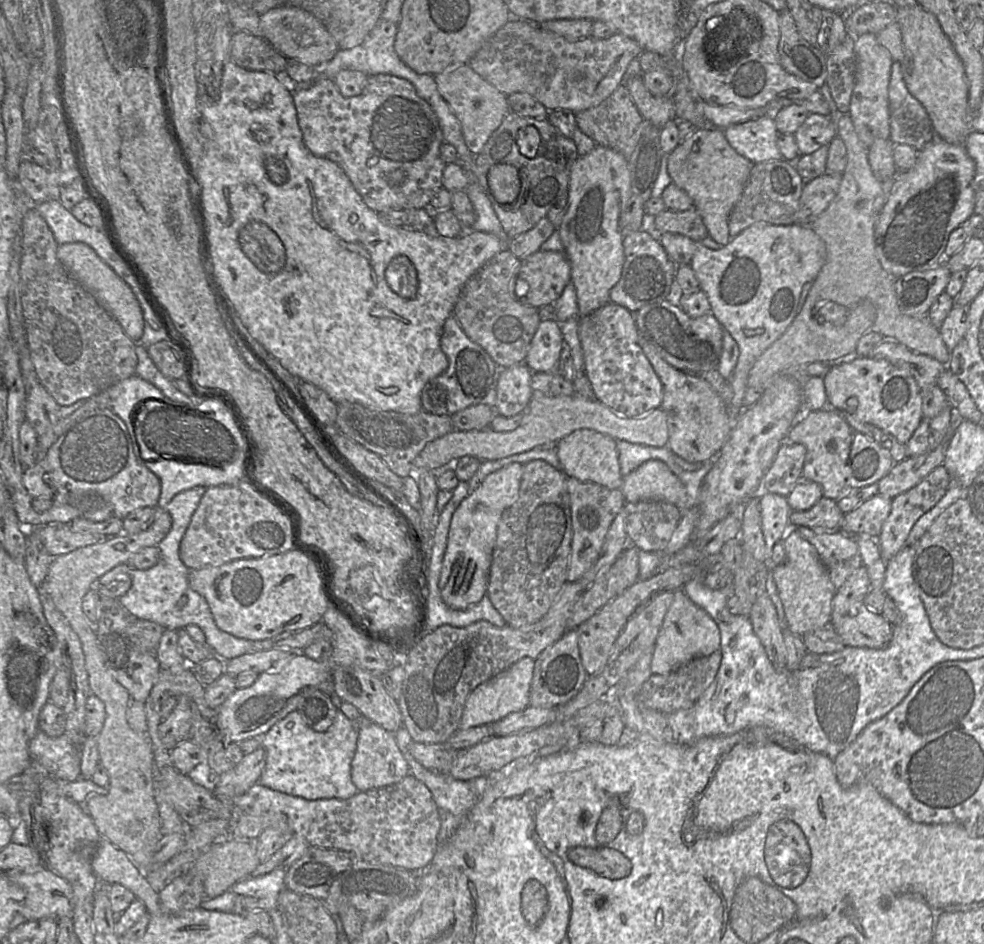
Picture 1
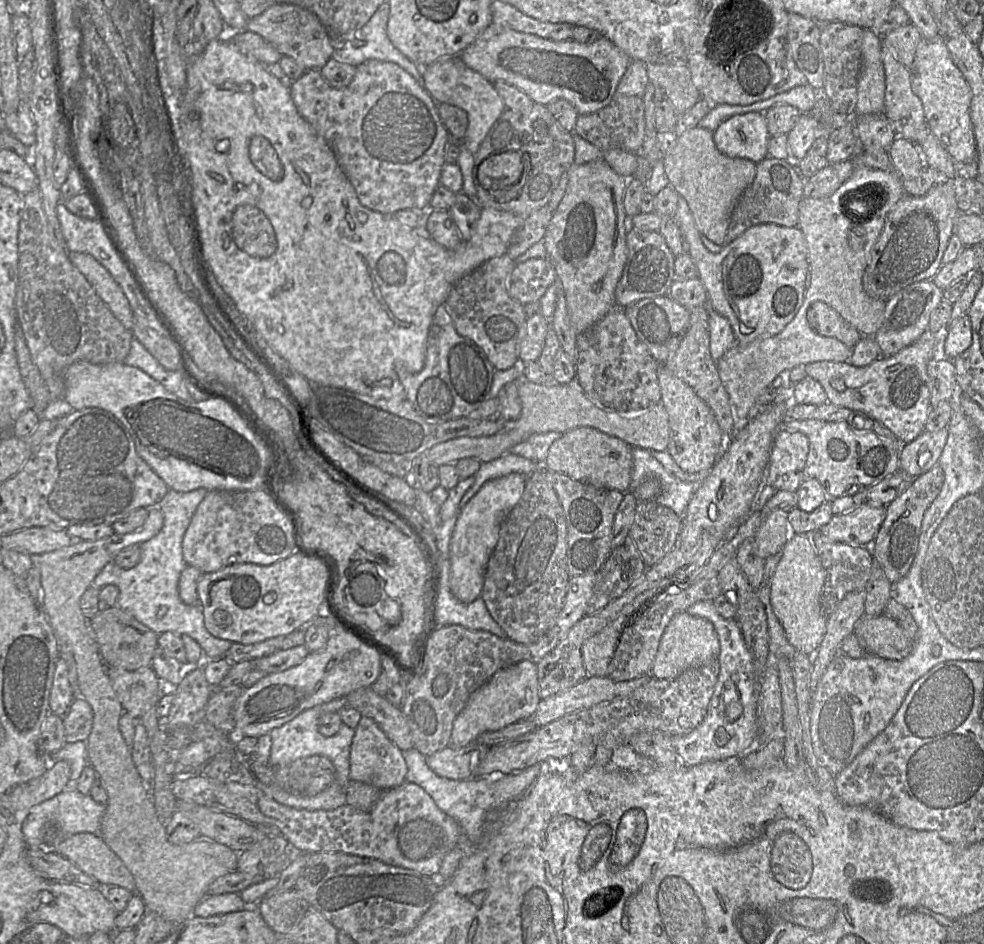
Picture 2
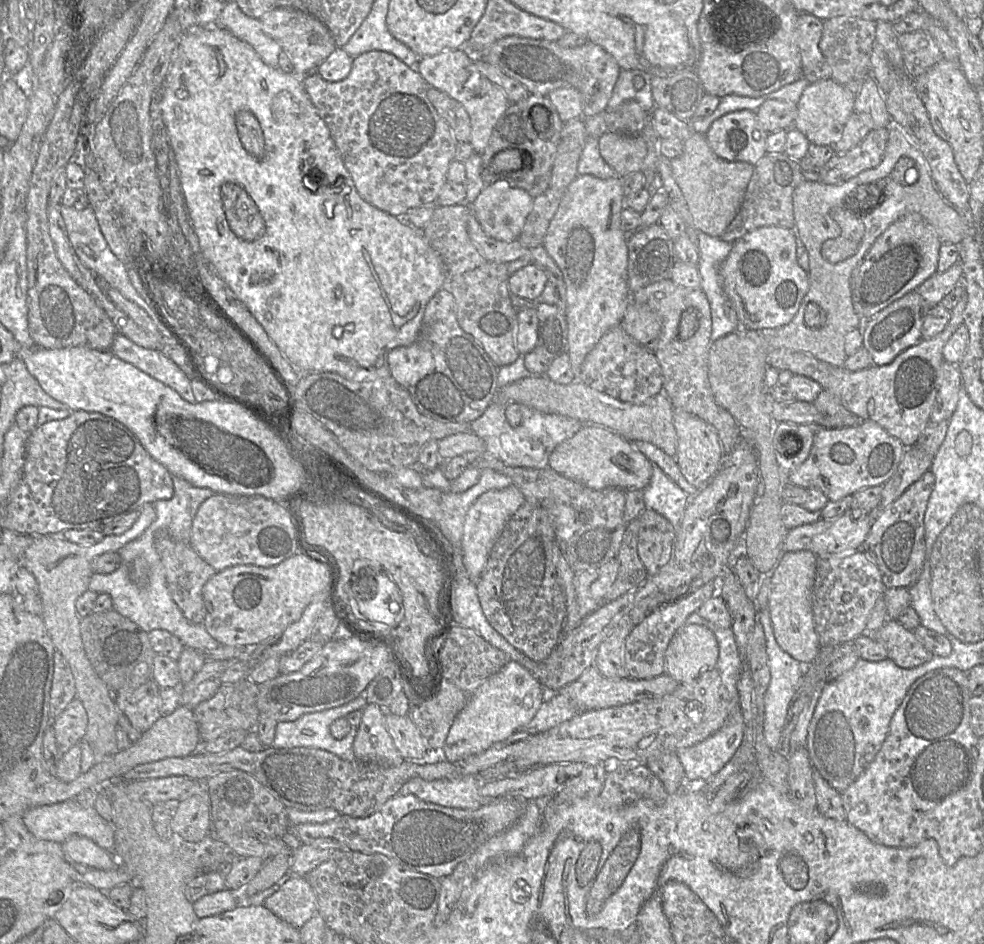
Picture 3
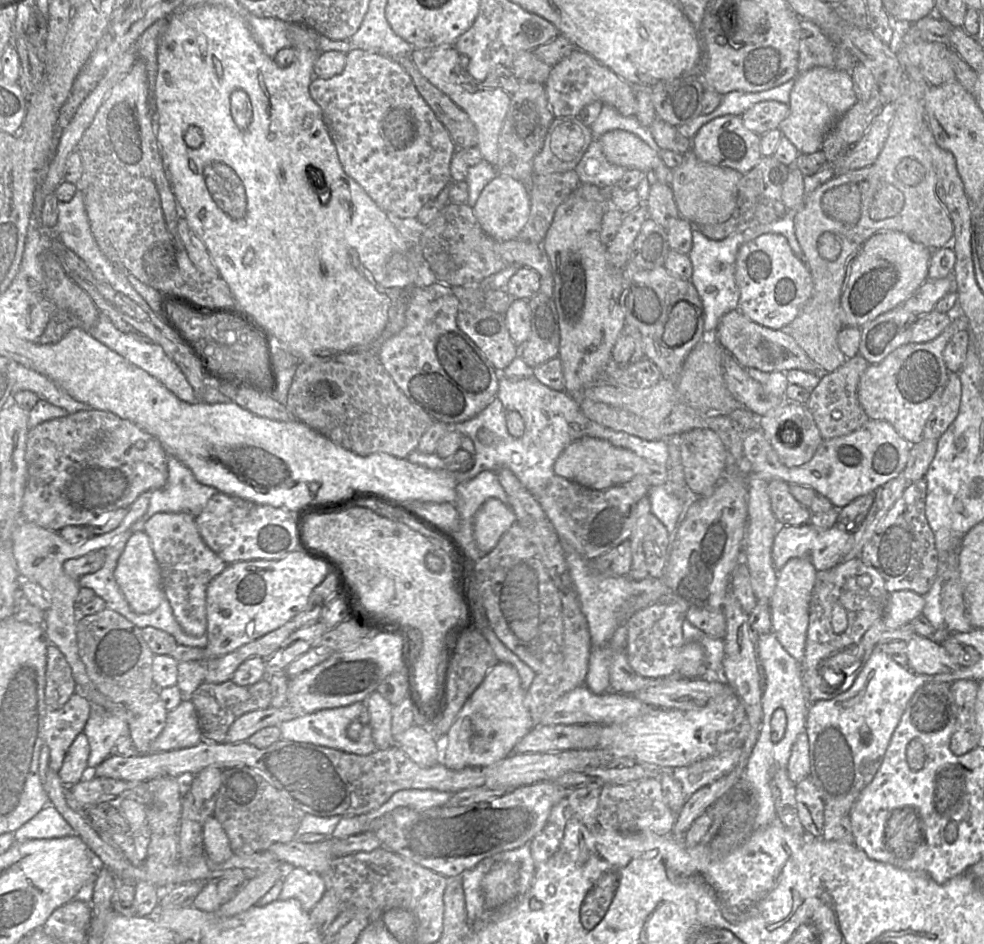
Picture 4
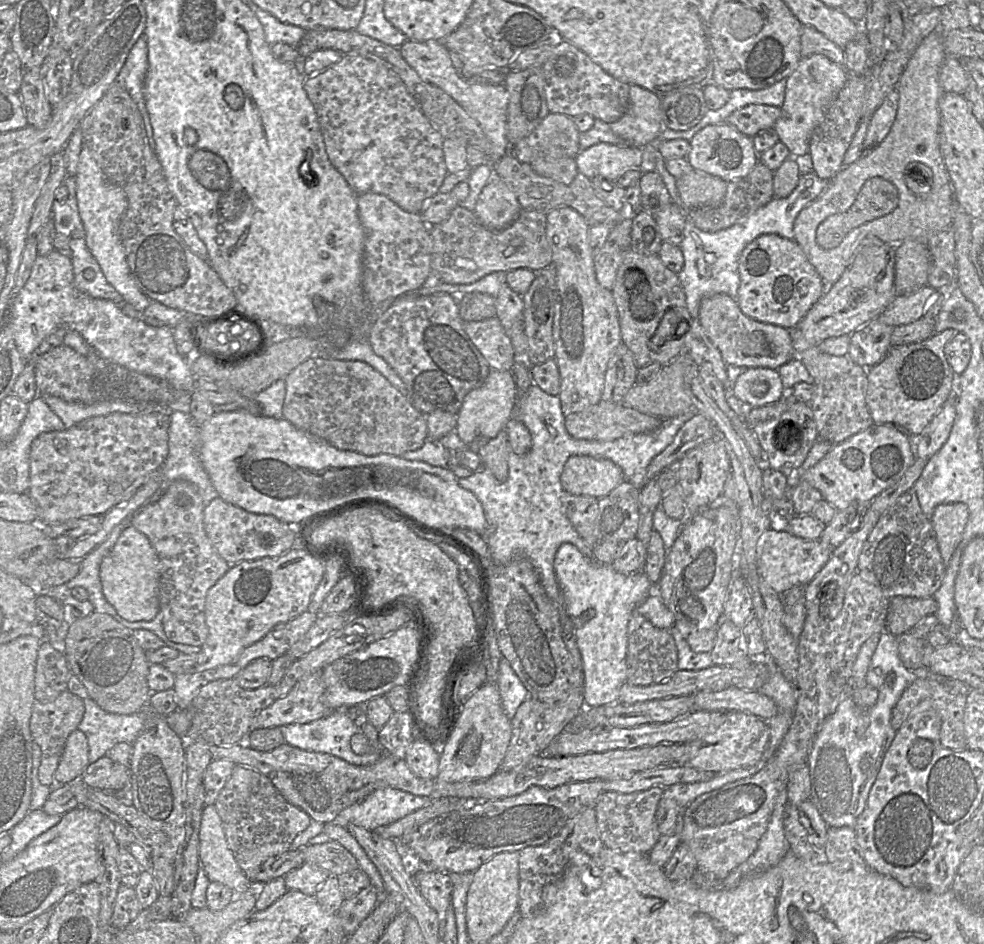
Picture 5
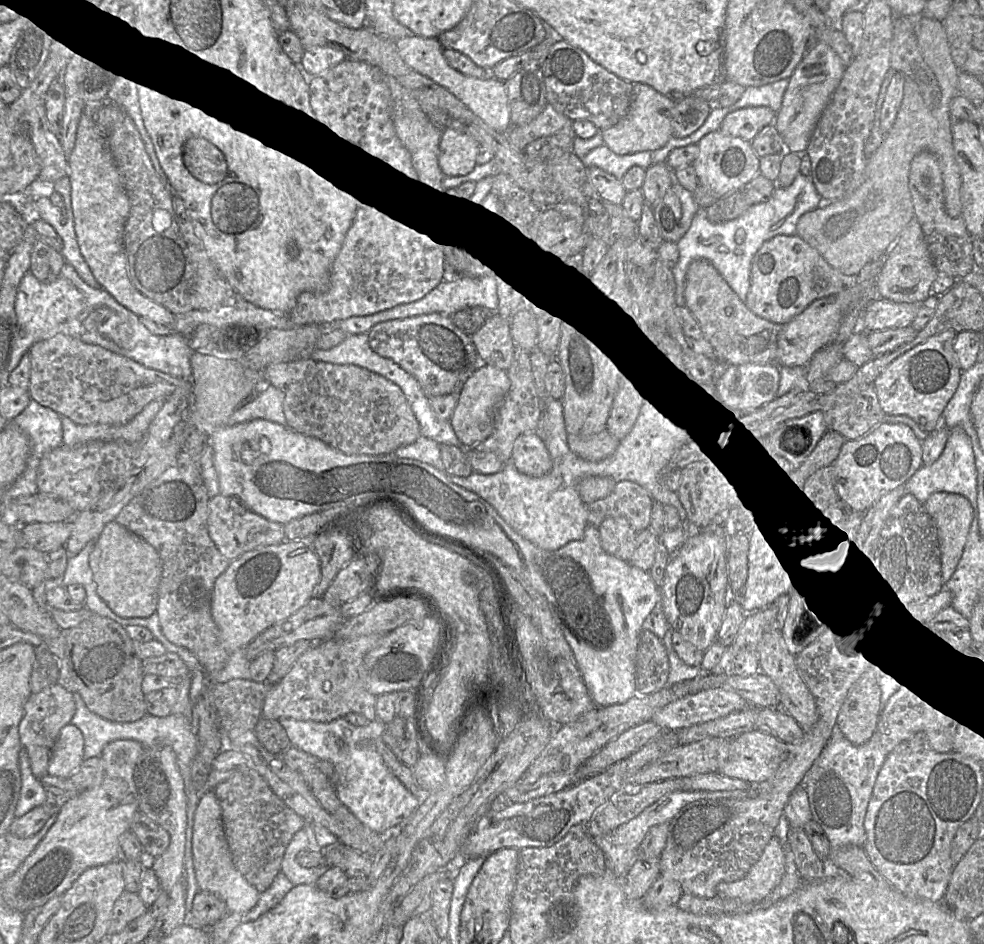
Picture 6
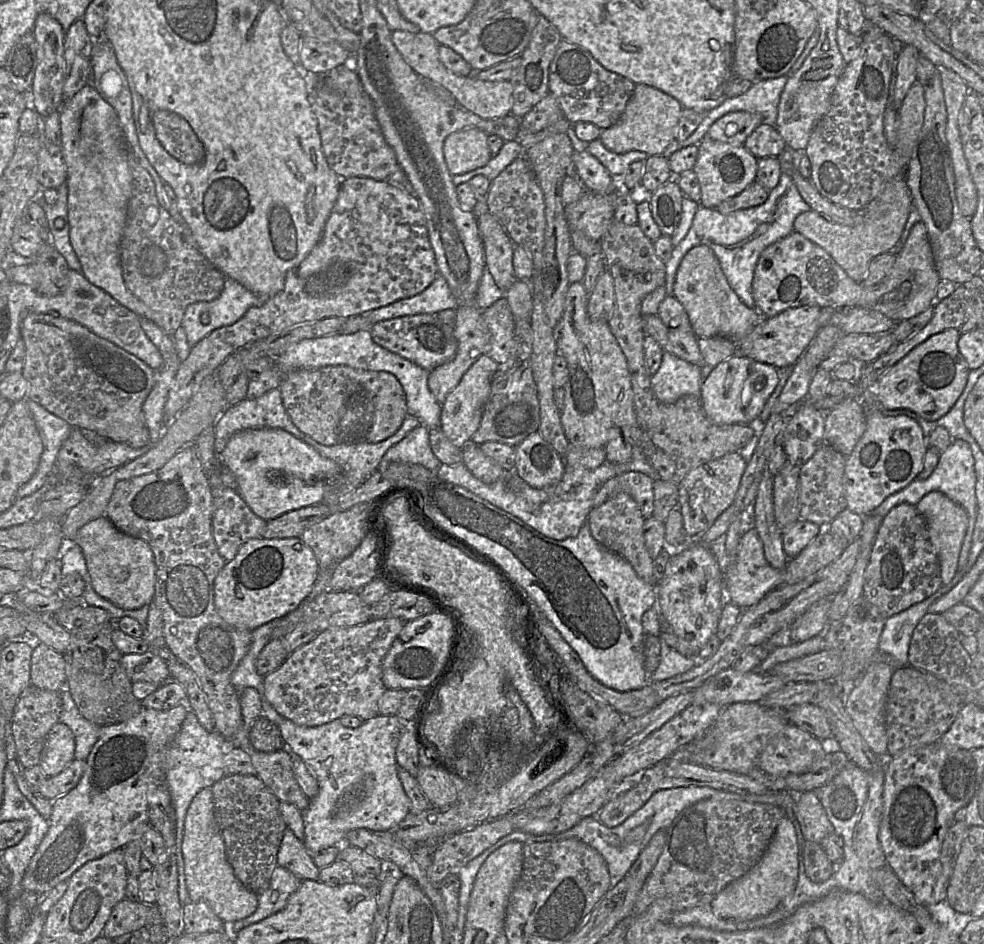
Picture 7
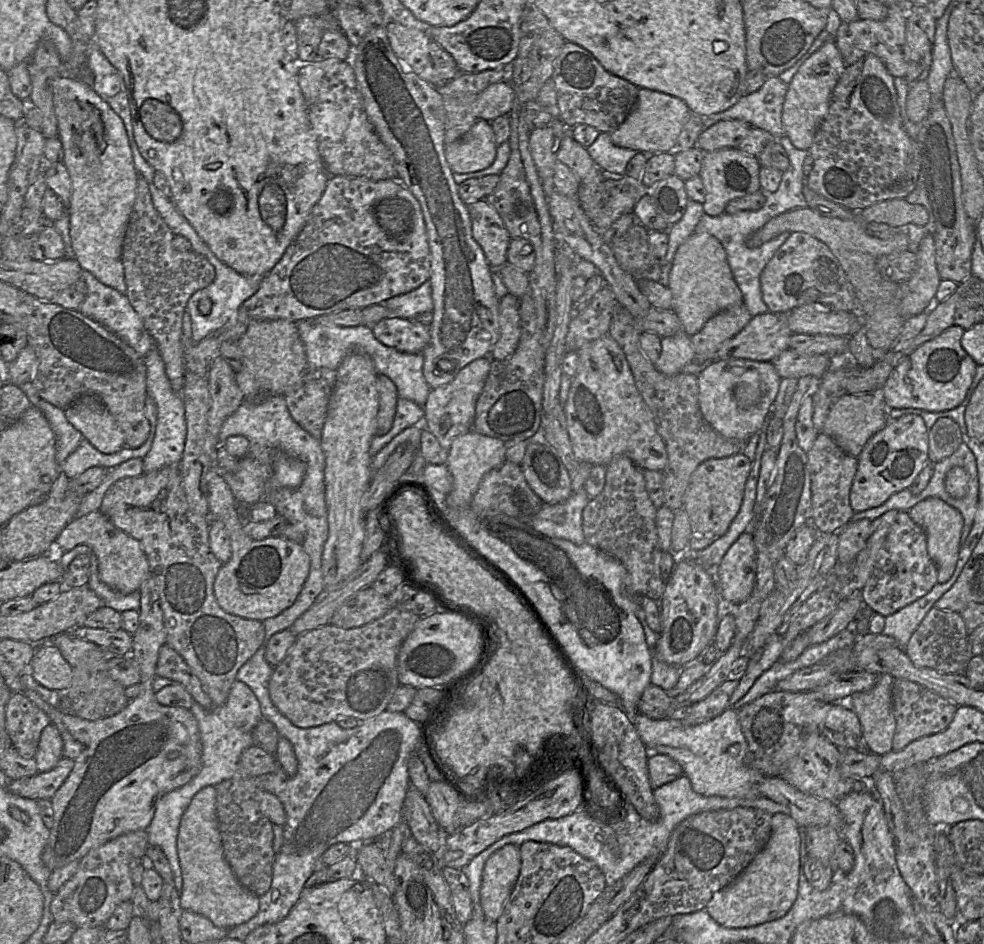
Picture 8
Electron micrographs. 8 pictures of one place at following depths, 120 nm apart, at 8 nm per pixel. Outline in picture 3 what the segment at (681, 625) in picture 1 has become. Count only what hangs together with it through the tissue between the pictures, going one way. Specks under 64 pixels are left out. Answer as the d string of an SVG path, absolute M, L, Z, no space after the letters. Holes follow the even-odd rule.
M684 624L673 635L665 652L665 674L678 683L690 682L715 668L718 645L713 632L701 625Z

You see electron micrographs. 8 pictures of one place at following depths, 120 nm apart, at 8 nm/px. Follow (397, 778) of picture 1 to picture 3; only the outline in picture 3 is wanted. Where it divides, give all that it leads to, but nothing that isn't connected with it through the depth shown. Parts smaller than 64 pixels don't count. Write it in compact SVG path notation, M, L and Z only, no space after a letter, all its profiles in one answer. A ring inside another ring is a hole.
M367 703L353 742L355 758L386 766L399 766L405 760L397 750L386 727L386 710Z

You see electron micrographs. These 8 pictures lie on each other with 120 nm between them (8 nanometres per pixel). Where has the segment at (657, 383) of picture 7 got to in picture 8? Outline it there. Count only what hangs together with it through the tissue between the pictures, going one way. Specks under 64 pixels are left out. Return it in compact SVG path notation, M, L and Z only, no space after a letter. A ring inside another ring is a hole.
M683 331L670 337L662 337L660 343L661 353L654 366L665 375L673 376L683 372L683 368L695 359L690 336Z

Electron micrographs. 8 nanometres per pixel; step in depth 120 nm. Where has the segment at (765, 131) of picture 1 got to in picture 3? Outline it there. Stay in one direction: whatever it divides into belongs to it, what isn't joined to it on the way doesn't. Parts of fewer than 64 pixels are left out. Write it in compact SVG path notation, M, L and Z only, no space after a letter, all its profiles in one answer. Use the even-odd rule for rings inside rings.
M739 110L716 119L704 134L711 150L726 161L755 165L766 154L767 132L754 111Z

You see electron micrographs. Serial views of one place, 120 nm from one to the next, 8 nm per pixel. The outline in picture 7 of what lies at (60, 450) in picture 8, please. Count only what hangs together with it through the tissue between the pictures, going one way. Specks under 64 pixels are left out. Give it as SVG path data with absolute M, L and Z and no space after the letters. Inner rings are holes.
M27 397L27 404L43 442L43 452L34 475L17 491L17 498L23 498L38 491L55 470L60 448L69 437L73 426L63 418L51 413L39 403Z

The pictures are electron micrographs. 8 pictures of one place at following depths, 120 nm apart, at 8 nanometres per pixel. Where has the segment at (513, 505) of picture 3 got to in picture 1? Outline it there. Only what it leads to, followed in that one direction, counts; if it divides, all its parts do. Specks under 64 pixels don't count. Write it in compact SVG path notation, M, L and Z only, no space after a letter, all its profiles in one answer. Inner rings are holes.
M513 462L489 474L476 491L468 495L454 512L439 580L441 598L448 607L455 610L465 610L478 604L487 596L490 566L497 540L498 523L502 513L518 499L522 474L523 465L517 462Z

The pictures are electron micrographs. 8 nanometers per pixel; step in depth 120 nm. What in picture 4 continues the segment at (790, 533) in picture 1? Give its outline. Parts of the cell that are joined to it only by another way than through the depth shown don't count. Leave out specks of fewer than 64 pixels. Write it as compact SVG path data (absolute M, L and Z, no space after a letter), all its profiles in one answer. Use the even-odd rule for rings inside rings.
M791 558L776 575L776 587L769 602L771 630L789 655L800 663L805 652L809 602L815 583L816 569L808 559Z

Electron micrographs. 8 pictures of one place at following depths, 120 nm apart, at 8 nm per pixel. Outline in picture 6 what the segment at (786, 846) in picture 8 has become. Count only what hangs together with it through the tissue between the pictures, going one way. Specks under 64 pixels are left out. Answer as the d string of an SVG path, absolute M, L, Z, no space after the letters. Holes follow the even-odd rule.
M774 837L745 877L734 882L721 882L717 886L717 894L746 903L759 902L779 885L784 871L784 847Z

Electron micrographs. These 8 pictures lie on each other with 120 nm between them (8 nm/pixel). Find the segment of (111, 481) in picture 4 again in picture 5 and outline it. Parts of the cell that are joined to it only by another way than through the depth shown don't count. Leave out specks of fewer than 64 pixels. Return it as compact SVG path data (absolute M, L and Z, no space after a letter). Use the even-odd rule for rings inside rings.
M153 406L153 410L146 410L140 413L115 412L105 416L97 416L86 419L71 428L60 431L49 431L39 434L31 443L29 453L29 488L27 494L33 501L39 525L57 524L70 519L82 518L86 516L103 516L114 506L131 496L130 487L133 483L147 474L162 467L168 454L168 428L169 413L166 409Z

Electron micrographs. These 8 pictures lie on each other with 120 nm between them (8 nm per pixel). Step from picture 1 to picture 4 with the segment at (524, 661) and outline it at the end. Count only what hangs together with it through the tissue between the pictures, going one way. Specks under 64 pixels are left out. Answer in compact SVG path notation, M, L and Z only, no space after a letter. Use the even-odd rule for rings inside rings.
M498 663L494 666L466 701L446 734L444 765L453 770L487 766L511 755L518 741L533 728L531 715L524 706L525 692L512 665Z

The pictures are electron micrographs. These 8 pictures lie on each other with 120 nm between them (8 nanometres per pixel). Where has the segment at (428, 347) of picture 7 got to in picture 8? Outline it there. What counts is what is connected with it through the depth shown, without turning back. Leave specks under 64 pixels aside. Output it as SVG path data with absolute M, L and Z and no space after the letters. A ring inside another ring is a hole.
M385 318L369 327L378 341L404 353L420 354L430 341L429 326L414 319Z

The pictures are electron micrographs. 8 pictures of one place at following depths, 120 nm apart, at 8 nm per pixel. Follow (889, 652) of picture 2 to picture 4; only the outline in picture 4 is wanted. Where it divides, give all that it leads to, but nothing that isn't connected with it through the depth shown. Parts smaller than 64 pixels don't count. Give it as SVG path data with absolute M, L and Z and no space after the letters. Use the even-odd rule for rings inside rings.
M915 634L908 642L907 642L907 656L908 656L908 668L912 671L914 671L915 673L918 673L918 674L928 674L928 675L932 675L932 674L942 674L942 673L951 673L951 672L954 672L956 670L958 670L959 668L961 667L966 667L966 666L960 666L956 660L948 654L948 652L946 651L946 649L941 645L941 643L938 643L938 642L935 642L935 641L932 641L930 639L930 637L924 637L924 636L921 636L921 635L918 635L918 634Z

